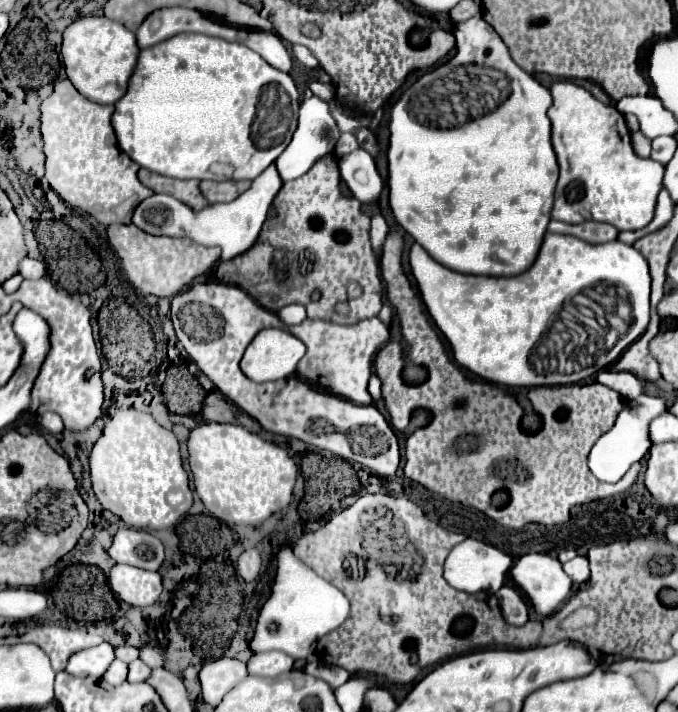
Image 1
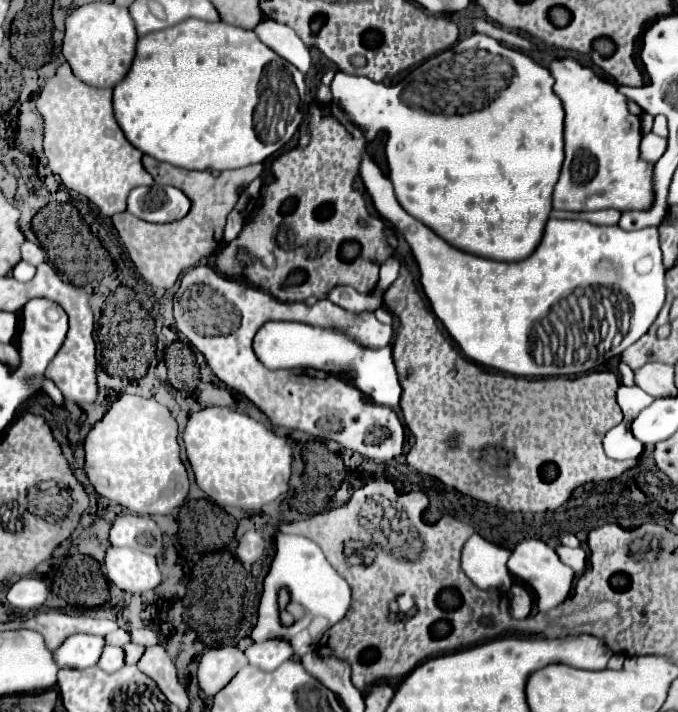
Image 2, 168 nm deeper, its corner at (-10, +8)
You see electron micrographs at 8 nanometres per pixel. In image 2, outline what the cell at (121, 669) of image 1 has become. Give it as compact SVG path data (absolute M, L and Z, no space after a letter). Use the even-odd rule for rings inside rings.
M104 646L98 668L102 668L104 672L116 672L122 666L124 666L124 650L120 646Z

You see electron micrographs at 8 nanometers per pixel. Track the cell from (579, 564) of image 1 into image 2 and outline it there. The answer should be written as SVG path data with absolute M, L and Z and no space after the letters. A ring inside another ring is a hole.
M558 546L556 554L560 556L560 560L564 560L564 564L568 564L576 576L580 576L586 568L586 552L582 548L568 548L568 546Z

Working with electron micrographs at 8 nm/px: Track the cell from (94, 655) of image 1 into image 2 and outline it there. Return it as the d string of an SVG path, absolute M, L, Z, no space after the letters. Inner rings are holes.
M72 634L52 654L58 668L88 668L98 662L102 648L104 648L102 636ZM78 664L84 664L84 666L78 666Z

